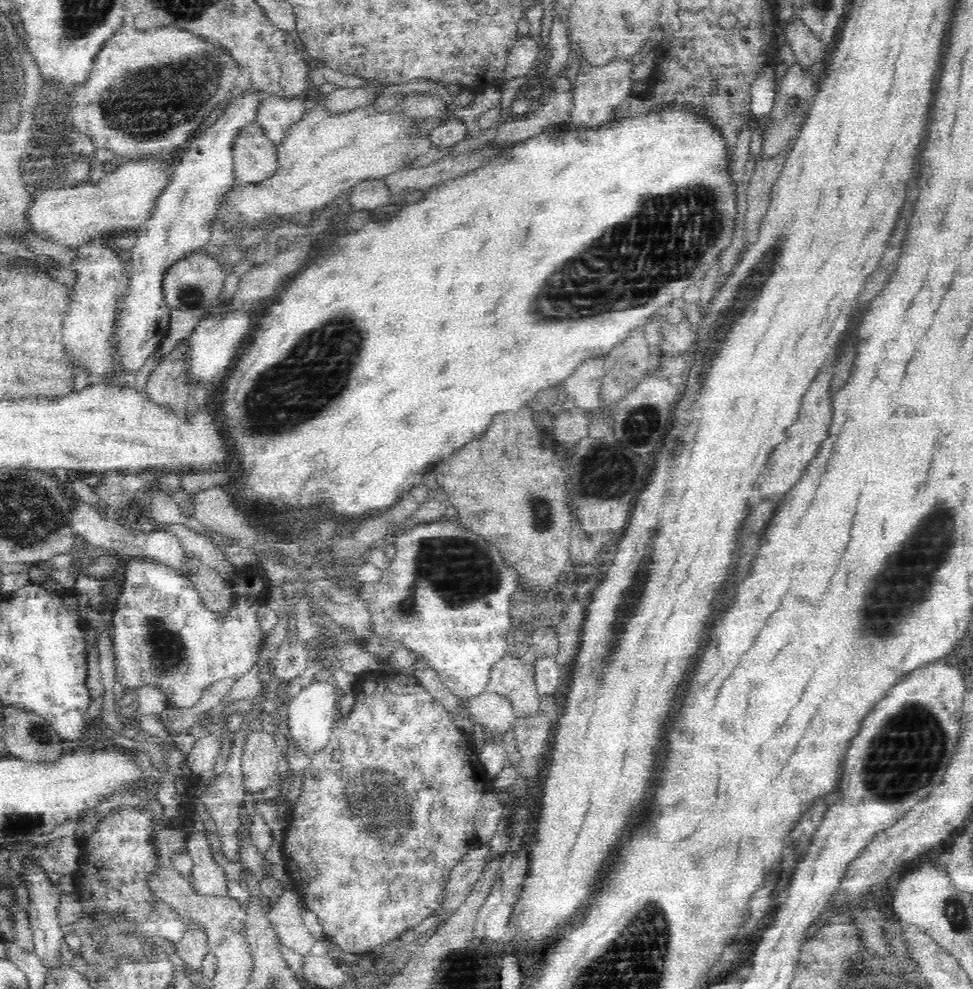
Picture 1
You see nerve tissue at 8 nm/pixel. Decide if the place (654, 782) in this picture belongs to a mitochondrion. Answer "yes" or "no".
no

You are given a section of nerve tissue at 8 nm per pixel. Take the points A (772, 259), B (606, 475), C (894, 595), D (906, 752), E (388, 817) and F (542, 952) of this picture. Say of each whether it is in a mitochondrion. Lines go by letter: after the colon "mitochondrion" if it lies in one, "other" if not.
A: mitochondrion
B: mitochondrion
C: mitochondrion
D: mitochondrion
E: mitochondrion
F: other

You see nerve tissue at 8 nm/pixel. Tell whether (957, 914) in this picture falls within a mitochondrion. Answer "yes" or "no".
yes

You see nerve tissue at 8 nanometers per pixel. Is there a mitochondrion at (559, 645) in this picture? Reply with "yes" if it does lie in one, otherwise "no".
no

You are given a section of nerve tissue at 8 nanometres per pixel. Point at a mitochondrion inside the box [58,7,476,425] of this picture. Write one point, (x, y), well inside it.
(141, 100)

